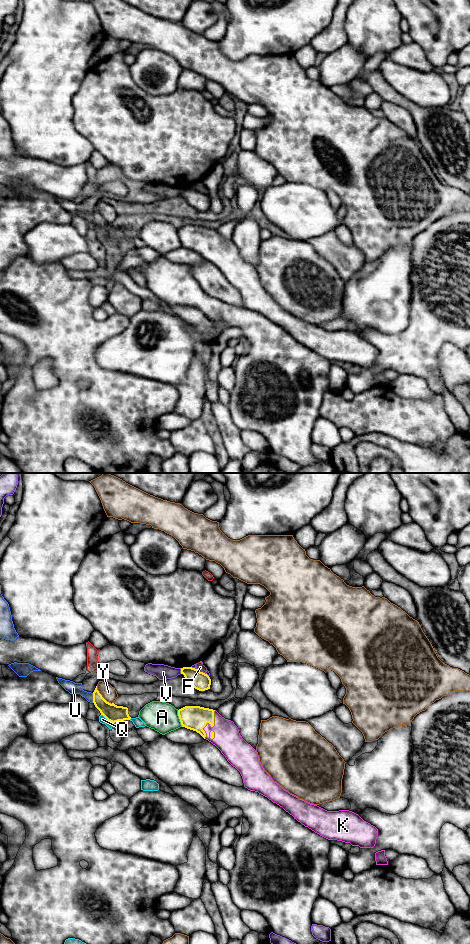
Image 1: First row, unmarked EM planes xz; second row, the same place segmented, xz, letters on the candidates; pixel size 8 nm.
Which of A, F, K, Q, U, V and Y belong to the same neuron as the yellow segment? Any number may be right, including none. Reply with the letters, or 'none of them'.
K

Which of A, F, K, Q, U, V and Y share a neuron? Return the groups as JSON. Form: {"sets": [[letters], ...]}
{"sets": [["A"], ["F"], ["K"], ["Q"], ["U"], ["V"], ["Y"]]}

